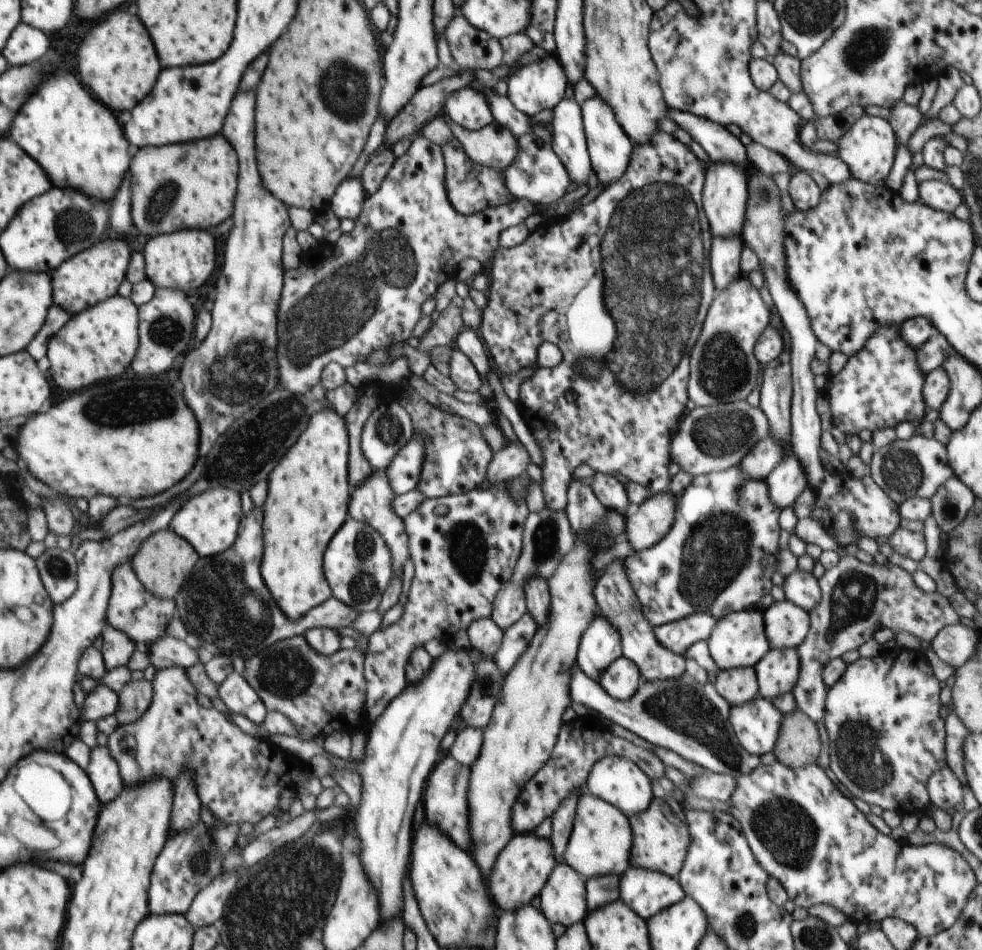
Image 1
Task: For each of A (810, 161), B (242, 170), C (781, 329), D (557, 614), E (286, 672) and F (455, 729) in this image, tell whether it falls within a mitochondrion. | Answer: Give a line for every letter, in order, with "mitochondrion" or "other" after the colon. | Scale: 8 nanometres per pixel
A: other
B: other
C: other
D: other
E: mitochondrion
F: other

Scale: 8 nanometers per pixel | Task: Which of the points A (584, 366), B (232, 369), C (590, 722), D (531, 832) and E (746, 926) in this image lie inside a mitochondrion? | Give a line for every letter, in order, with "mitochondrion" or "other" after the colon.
A: mitochondrion
B: mitochondrion
C: other
D: other
E: mitochondrion

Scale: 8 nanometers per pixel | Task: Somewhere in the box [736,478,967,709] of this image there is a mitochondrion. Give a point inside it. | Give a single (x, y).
(853, 597)

